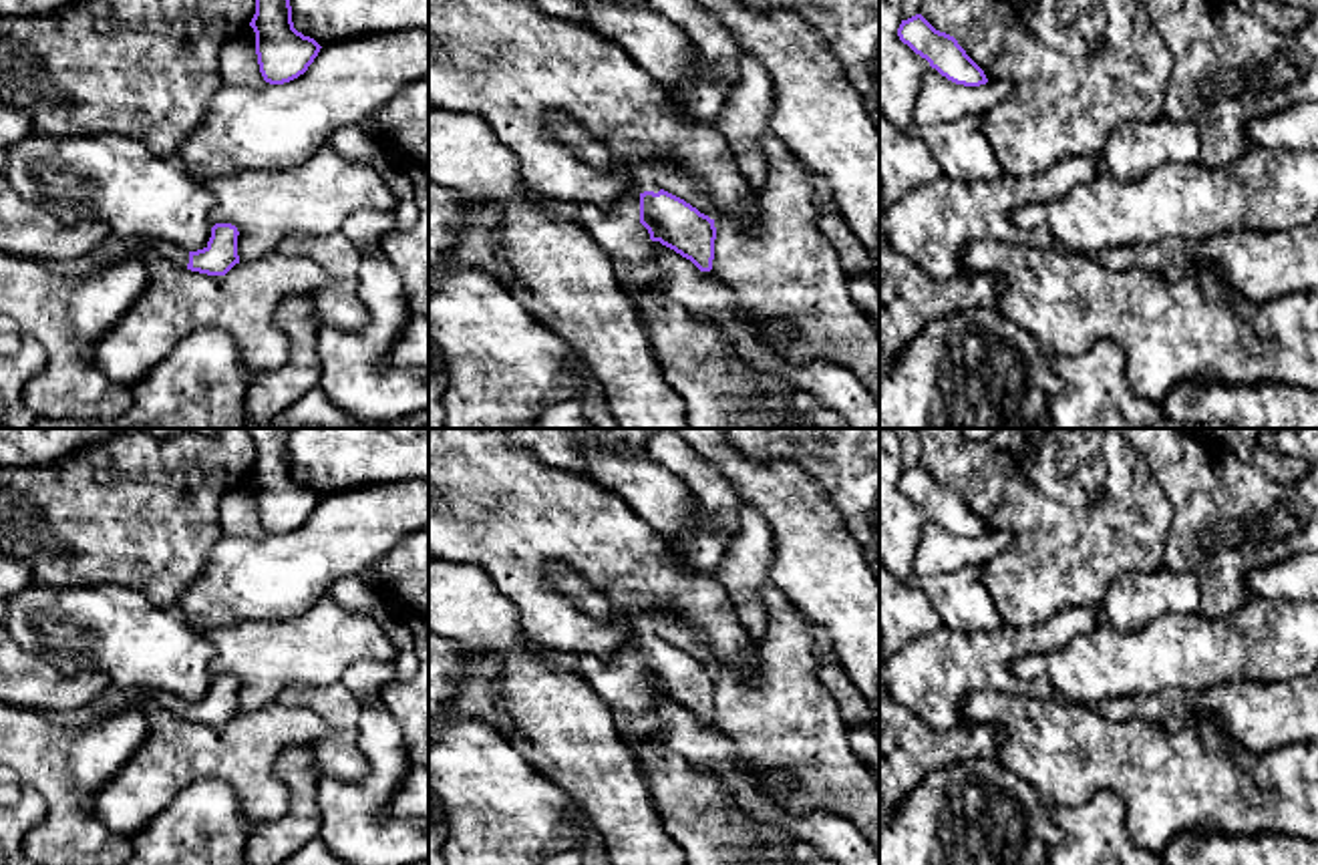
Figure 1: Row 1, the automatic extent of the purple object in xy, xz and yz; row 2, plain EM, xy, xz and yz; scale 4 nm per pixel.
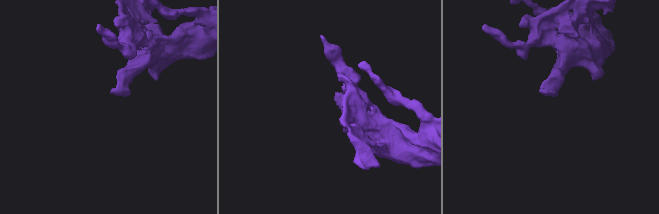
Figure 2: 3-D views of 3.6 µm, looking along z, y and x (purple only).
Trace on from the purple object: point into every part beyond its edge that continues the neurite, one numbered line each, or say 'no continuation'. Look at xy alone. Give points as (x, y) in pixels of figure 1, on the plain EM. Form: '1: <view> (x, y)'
1: xy (178, 707)

